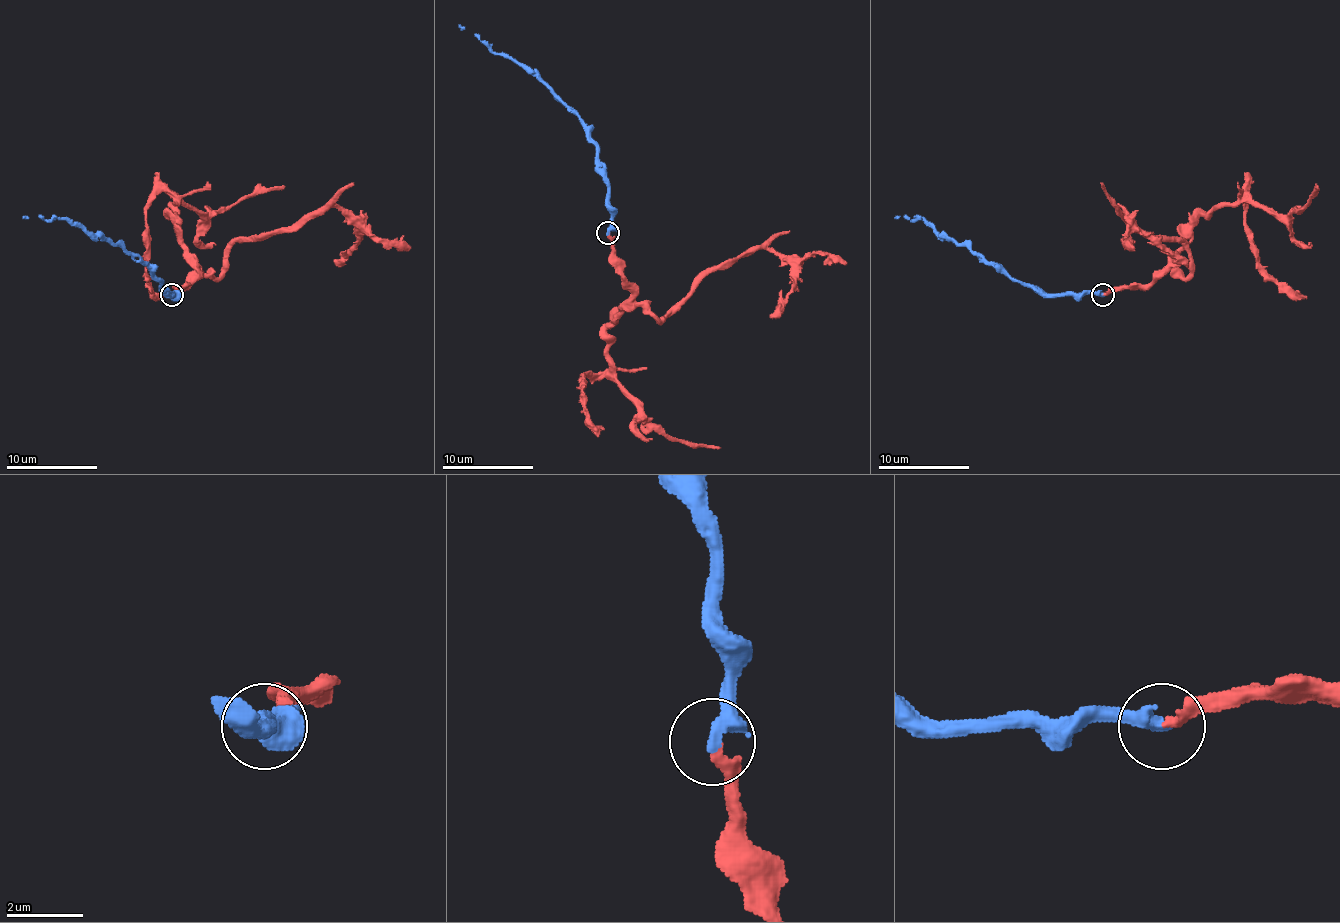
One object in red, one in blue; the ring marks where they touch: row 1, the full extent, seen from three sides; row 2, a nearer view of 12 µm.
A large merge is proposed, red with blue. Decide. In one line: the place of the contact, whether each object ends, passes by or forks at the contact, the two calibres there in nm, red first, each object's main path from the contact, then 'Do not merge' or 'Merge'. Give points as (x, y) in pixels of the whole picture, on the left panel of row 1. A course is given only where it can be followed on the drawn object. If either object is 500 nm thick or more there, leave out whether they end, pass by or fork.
Place: (171, 295). At the ring red ends. At the ring blue ends. Thickness 280 nm (red) against 400 nm. Course of red: (171, 295), (196, 270), (221, 273), (237, 241), (267, 238), (335, 206), (356, 243), (335, 261). Course of blue: (171, 295), (175, 293), (168, 293), (152, 273), (118, 245), (100, 241), (72, 222), (56, 218), (22, 218). Merge

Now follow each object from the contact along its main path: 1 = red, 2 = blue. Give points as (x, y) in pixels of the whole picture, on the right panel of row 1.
1: (1104, 295), (1189, 273), (1177, 241), (1148, 238), (1120, 206), (1155, 243), (1189, 261)
2: (1102, 295), (1038, 293), (999, 273), (965, 245), (946, 241), (921, 218), (894, 218)

